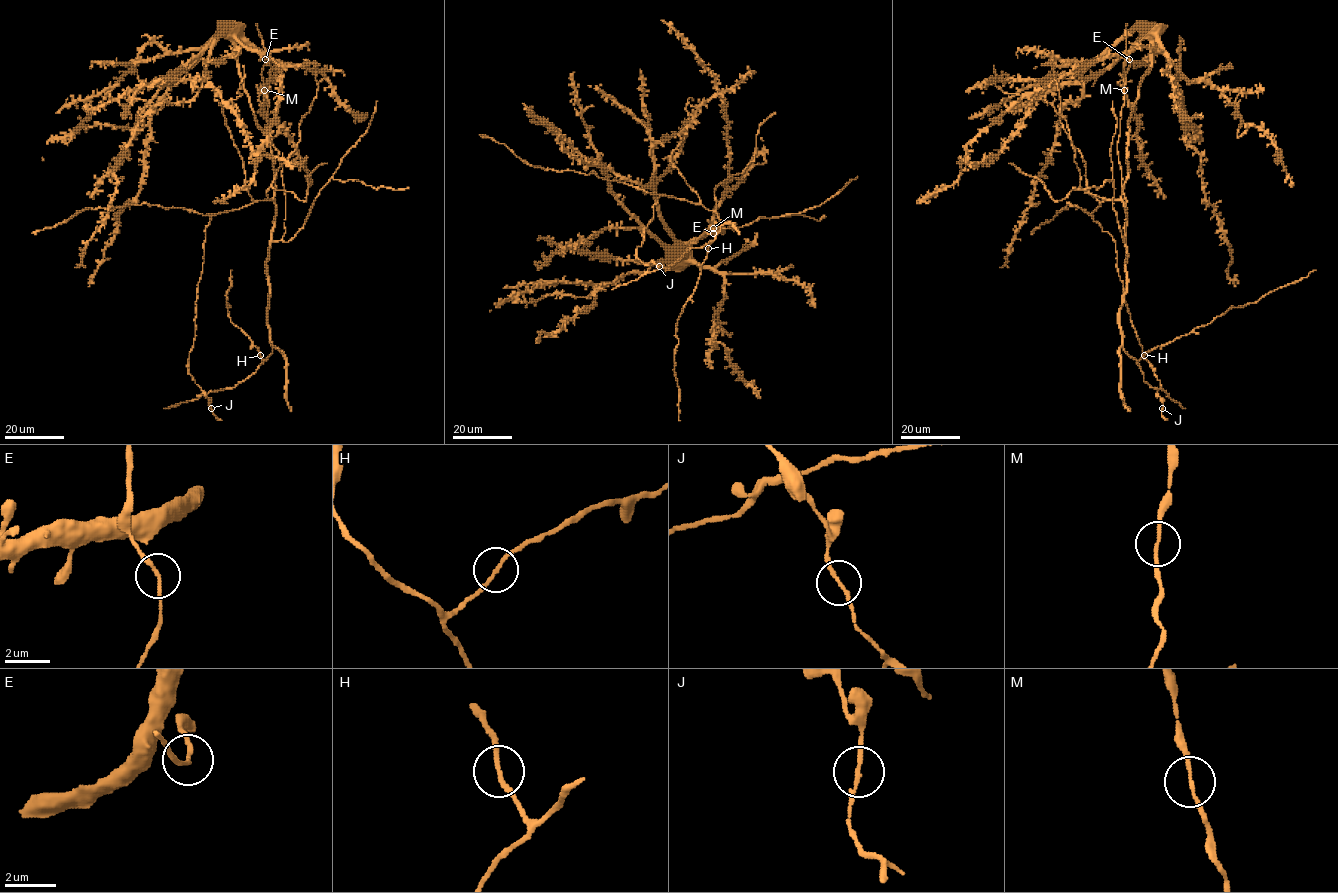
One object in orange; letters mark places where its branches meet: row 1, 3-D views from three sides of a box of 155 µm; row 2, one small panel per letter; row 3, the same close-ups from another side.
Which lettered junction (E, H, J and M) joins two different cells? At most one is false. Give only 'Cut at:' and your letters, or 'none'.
Cut at: none

